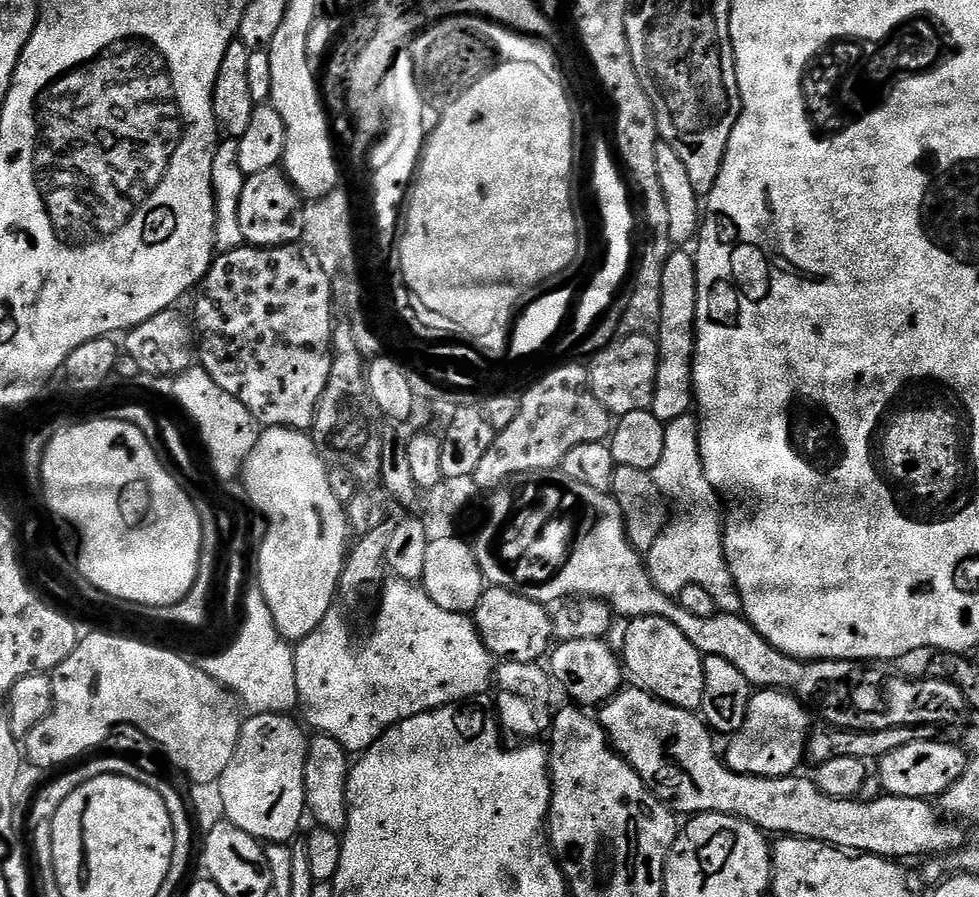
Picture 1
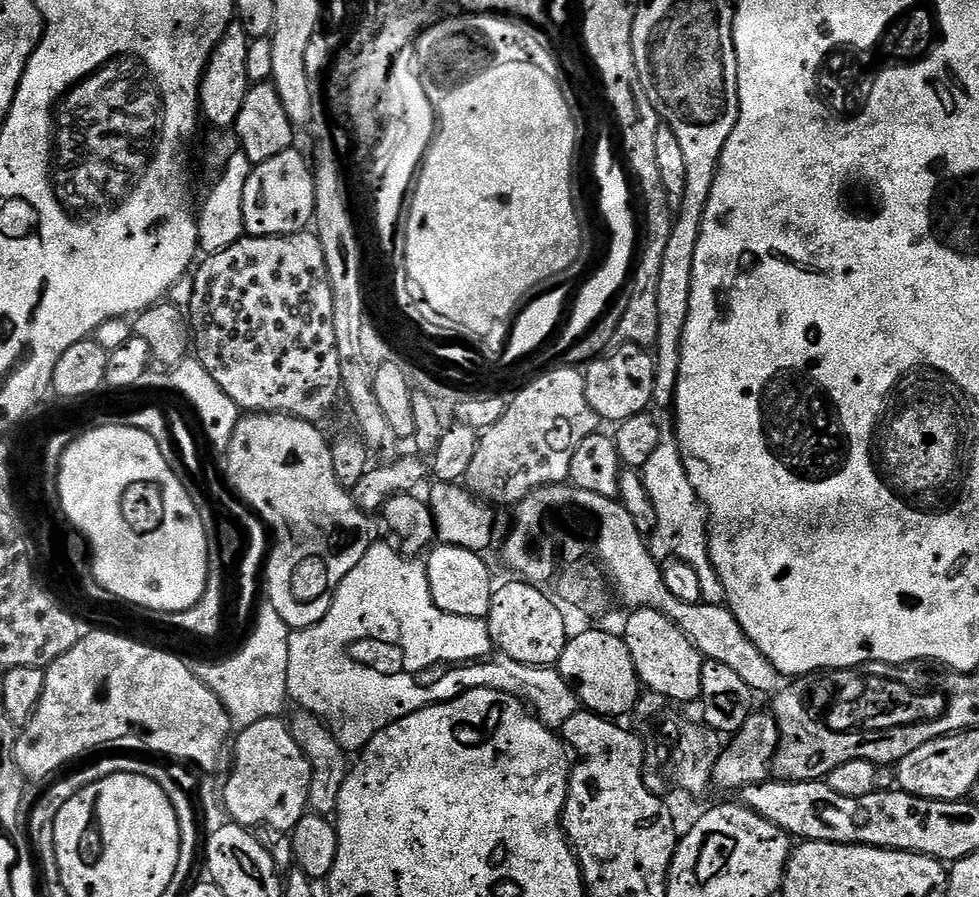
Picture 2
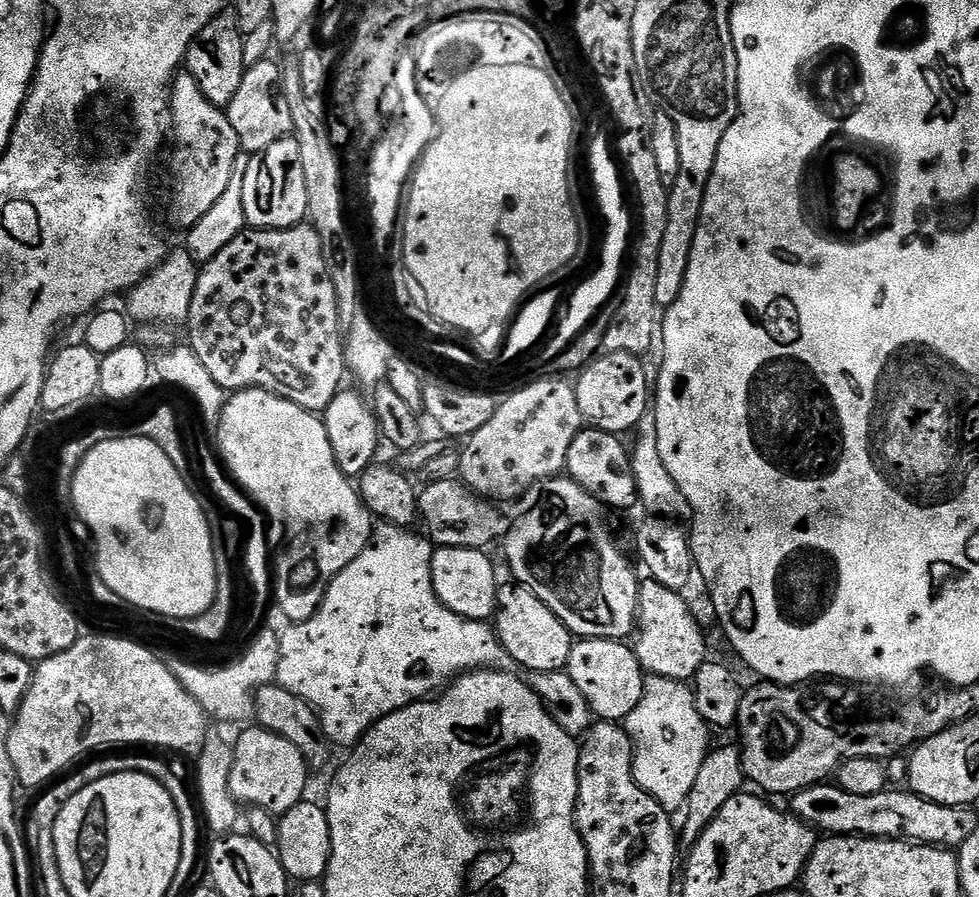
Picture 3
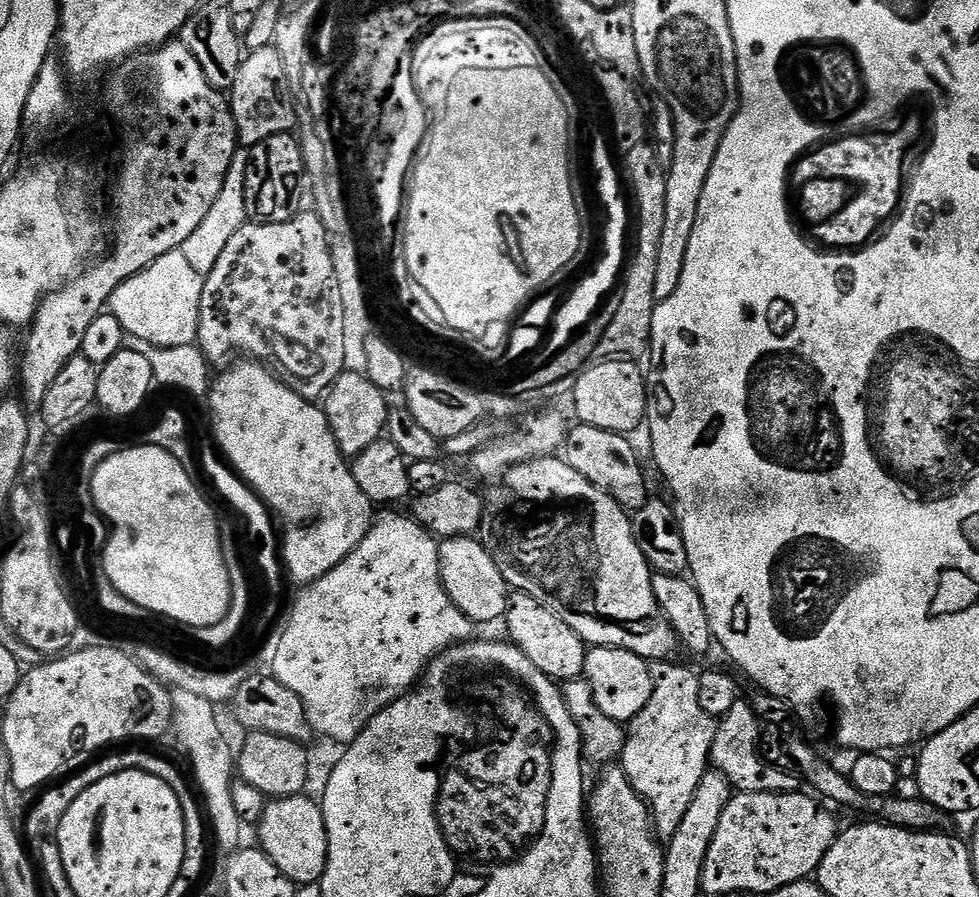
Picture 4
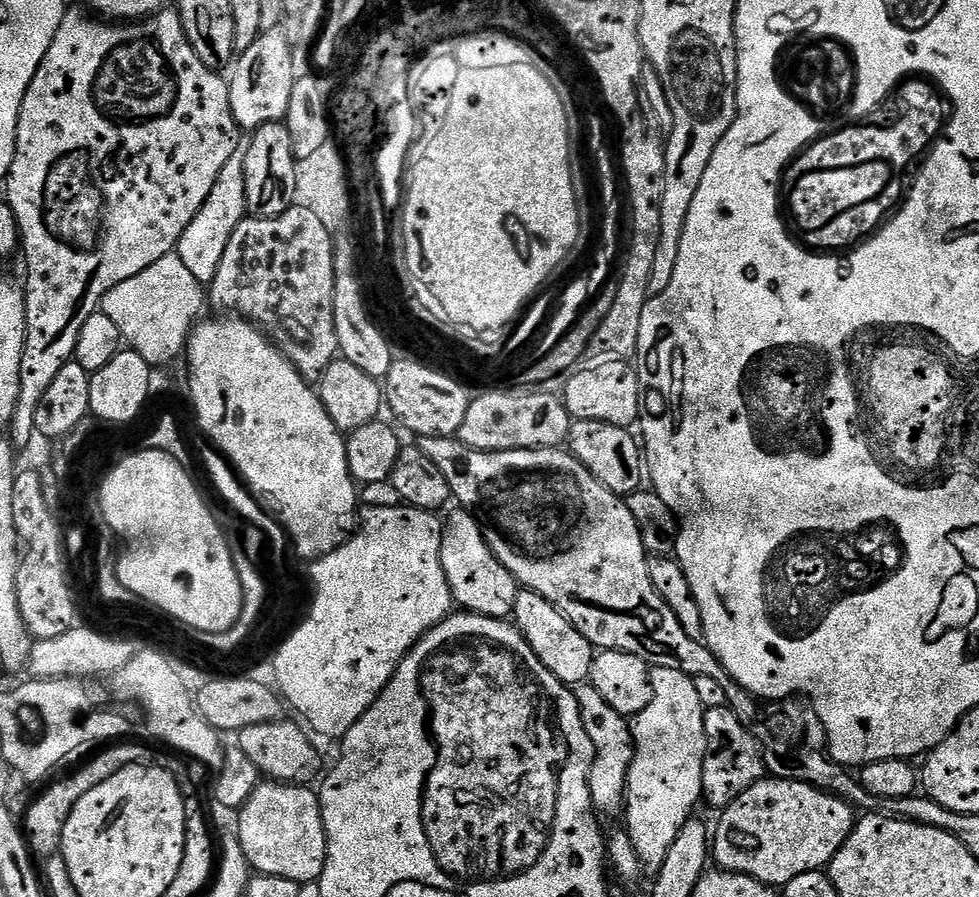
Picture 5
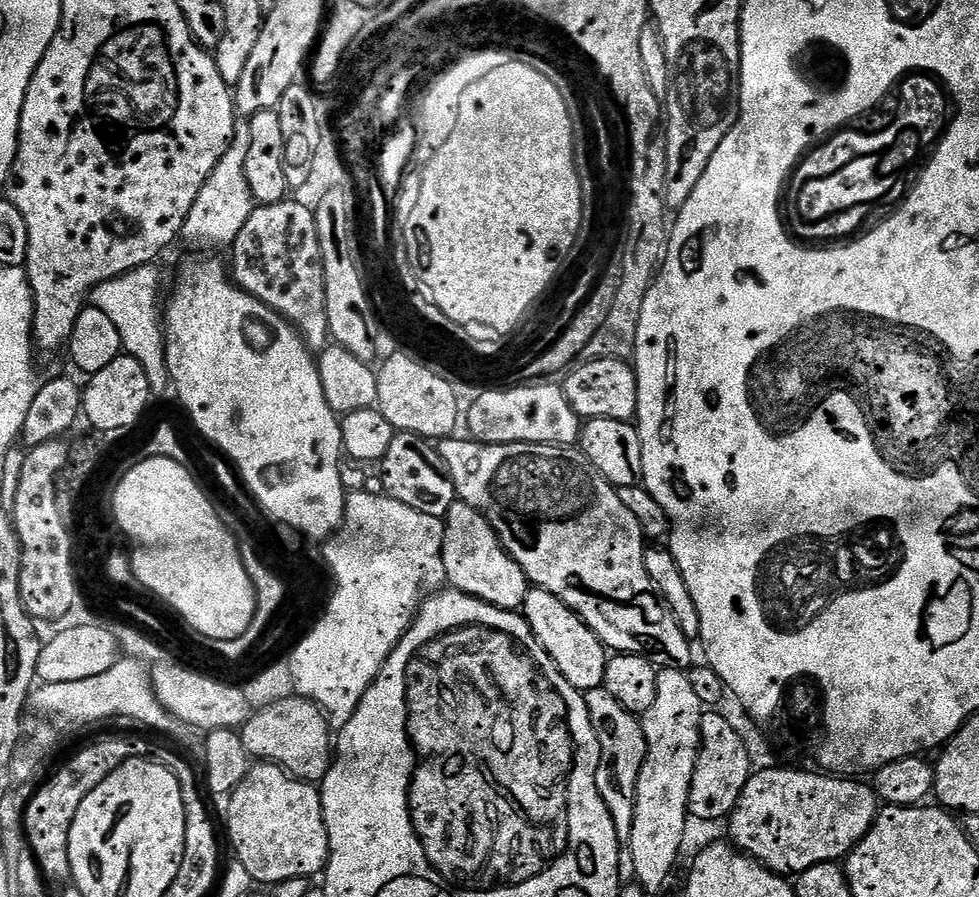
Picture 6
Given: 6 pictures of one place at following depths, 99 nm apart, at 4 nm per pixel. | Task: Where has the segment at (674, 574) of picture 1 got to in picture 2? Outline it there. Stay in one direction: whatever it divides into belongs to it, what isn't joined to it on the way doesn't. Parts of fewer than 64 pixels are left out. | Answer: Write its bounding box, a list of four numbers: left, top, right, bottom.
[642,410,724,604]

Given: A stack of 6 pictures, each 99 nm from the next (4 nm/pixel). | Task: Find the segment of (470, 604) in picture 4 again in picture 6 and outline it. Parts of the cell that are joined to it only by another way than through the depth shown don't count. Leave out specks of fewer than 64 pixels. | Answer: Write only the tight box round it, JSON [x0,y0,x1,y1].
[444,502,530,609]

